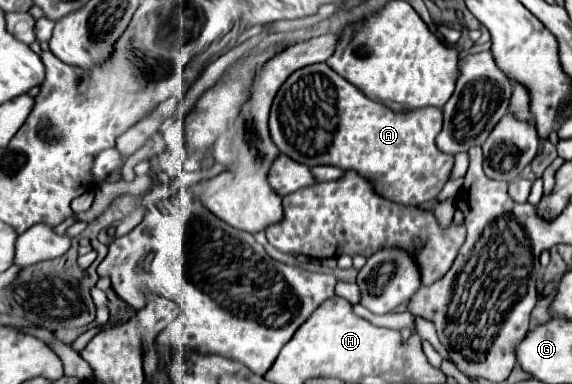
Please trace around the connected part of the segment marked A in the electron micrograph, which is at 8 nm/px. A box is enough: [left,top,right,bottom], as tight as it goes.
[269,62,453,206]

